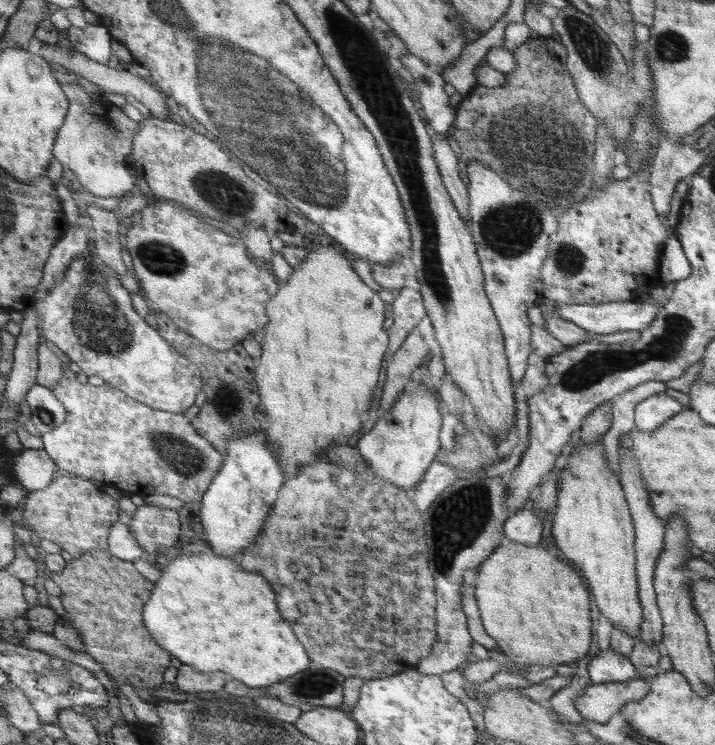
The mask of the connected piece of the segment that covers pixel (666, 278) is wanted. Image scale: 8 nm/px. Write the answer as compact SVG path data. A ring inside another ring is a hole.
M674 235L666 242L666 250L662 252L661 284L665 286L674 280L684 280L691 273L690 262L685 256L680 241Z

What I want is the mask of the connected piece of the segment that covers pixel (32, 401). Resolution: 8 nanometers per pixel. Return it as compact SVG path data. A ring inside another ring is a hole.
M38 383L27 396L32 416L31 428L42 436L53 433L63 426L68 418L66 405L50 387Z

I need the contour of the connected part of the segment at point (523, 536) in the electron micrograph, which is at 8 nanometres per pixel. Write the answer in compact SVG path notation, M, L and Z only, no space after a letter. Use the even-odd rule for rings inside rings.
M528 502L520 511L511 514L503 524L504 536L511 541L537 545L542 540L543 522L534 511L532 502Z

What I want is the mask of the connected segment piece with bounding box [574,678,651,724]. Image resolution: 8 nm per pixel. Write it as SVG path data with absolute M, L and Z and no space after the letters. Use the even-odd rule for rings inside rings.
M640 678L636 681L590 685L574 702L574 706L583 720L605 724L630 702L646 697L650 688L650 681L640 681Z

